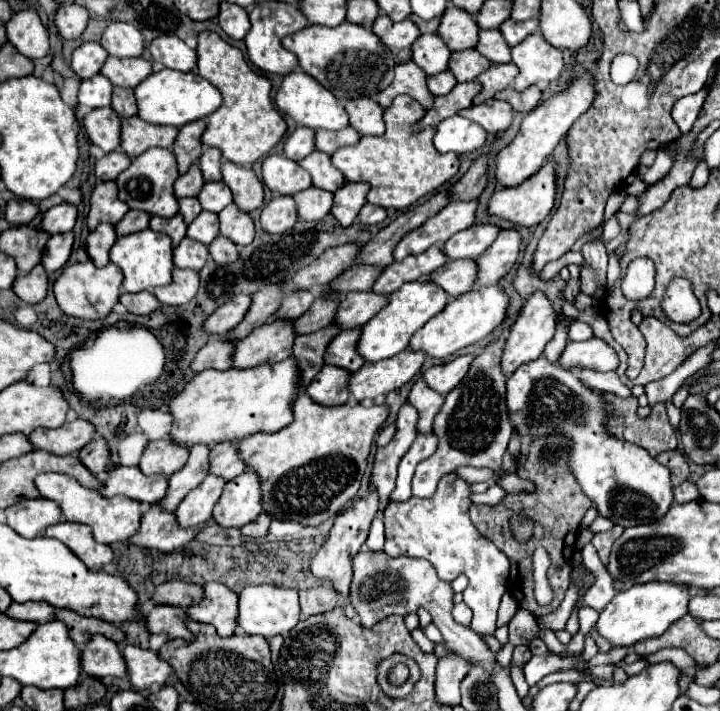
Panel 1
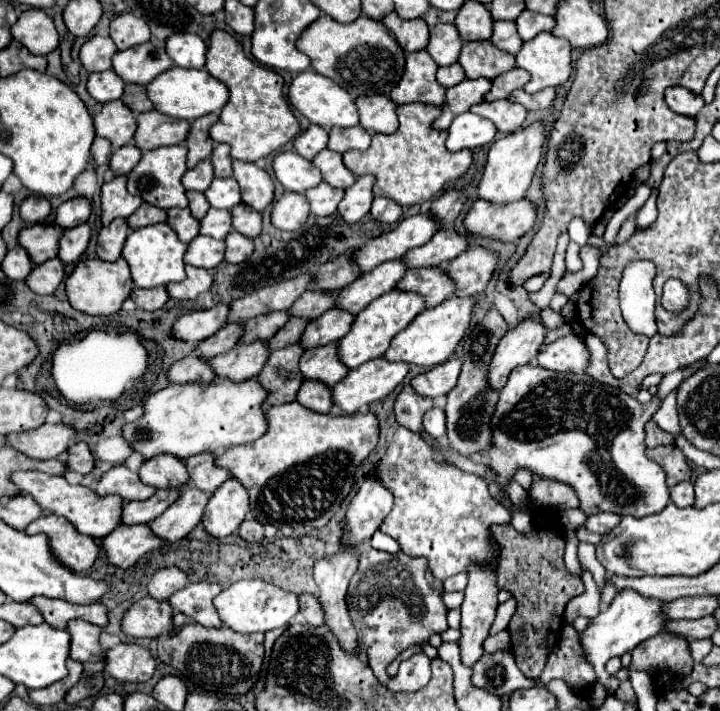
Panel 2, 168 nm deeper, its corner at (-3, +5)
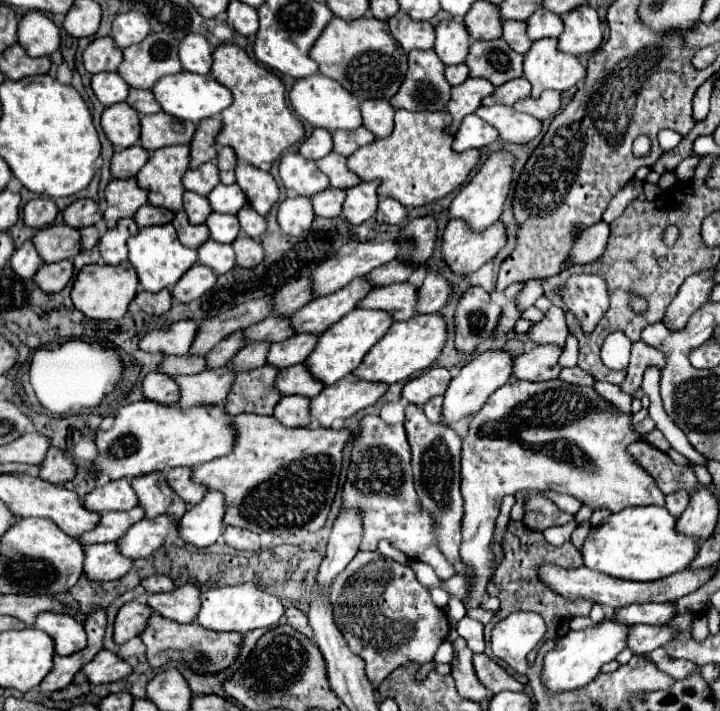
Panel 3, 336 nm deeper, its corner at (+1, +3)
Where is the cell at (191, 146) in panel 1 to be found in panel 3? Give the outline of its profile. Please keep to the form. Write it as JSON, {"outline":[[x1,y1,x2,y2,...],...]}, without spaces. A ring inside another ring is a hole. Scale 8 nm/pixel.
{"outline":[[212,117,212,119,202,119,200,125,196,127,194,139,190,143,190,169,208,163,216,157,216,133,220,131,222,121]]}

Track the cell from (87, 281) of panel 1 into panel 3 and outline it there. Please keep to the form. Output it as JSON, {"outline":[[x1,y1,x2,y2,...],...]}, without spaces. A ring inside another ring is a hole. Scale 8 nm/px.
{"outline":[[128,261,118,265,86,265,76,275,72,285,72,303,78,311,82,311,90,319,120,319,126,313,128,303,134,299,138,289,136,271]]}

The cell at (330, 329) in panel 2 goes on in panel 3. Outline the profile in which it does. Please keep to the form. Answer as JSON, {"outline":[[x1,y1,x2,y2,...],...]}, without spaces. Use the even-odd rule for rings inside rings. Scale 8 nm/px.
{"outline":[[296,333,286,341,274,343,268,353,268,363,284,369,296,363,302,363,316,347,320,333]]}

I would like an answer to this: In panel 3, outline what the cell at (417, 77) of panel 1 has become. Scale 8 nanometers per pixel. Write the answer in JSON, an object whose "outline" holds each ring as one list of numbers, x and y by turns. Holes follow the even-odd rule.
{"outline":[[432,49,410,51,406,77,390,103,394,109,444,111,448,95,450,85,444,79,444,65,438,55]]}

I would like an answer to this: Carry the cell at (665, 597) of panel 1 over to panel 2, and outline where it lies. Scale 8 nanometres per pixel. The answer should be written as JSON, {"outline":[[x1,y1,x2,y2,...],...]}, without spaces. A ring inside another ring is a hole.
{"outline":[[620,591,614,601,608,605,608,609,604,609,602,613,598,613,588,629,582,631,580,635,580,645,584,651,584,659,594,667,598,681,608,689,608,693,614,693,614,689,618,687,618,681,612,679,604,665,608,659,612,657,620,657,626,651,632,651,636,645,640,645,642,641,658,635,662,631,662,625,666,623,666,617,662,615,662,605,658,599,648,599,638,595,636,591]]}

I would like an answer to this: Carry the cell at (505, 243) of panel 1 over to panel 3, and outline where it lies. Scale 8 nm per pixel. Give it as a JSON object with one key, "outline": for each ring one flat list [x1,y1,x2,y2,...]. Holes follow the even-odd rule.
{"outline":[[428,273,420,285,420,311,418,313,438,313,452,295,452,285,440,273]]}

